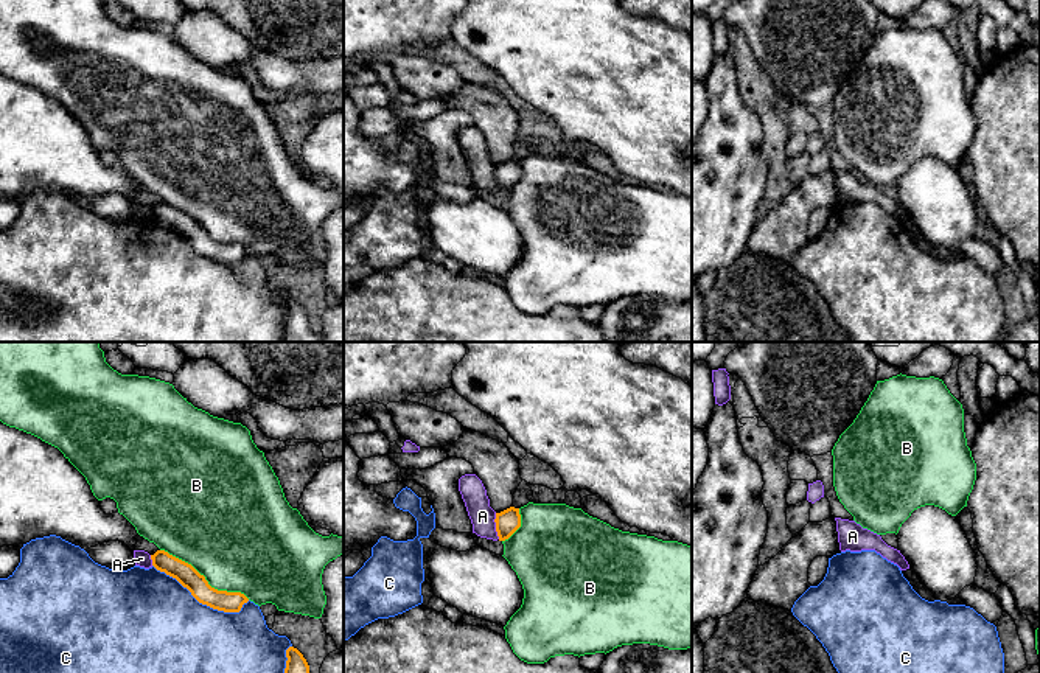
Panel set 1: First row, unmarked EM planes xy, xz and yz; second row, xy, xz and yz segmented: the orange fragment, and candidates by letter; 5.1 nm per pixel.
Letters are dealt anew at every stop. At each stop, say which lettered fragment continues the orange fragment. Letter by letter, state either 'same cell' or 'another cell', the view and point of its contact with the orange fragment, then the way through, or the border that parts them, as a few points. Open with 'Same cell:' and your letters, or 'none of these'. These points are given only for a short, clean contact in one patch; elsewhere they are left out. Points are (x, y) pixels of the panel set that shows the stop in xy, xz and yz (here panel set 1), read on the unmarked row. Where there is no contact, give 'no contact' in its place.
Same cell: none of these
A: another cell; contact xz (496, 177); border xz (495, 165), (495, 182), (499, 190)
B: another cell; contact xy (204, 230)
C: another cell; contact xy (202, 255)

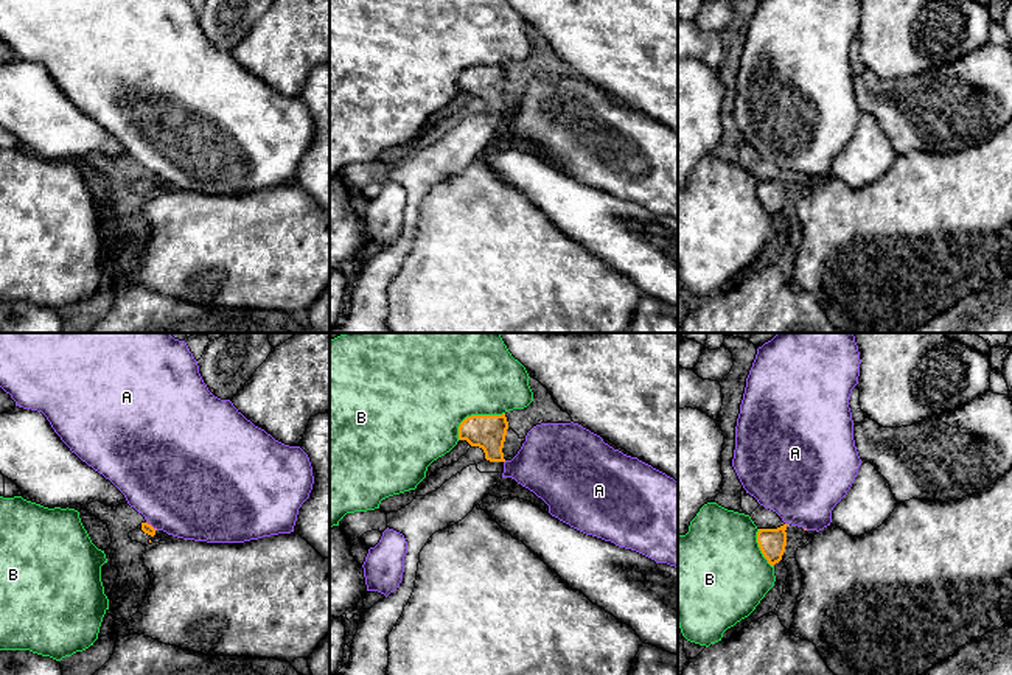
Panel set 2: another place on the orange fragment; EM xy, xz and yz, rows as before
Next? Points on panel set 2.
Same cell: none of these
A: another cell; contact xy (151, 178)
B: another cell; contact xz (474, 67)

